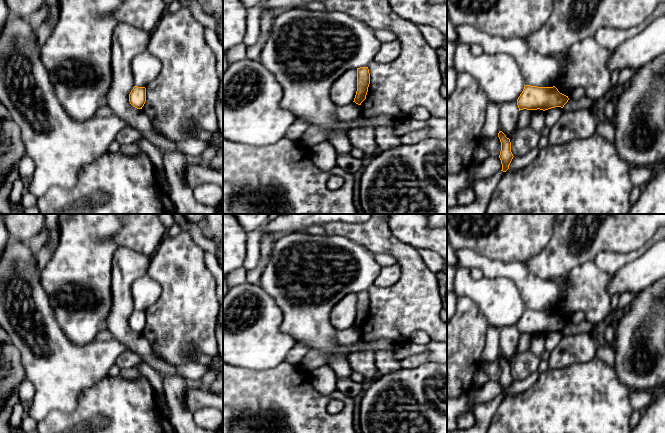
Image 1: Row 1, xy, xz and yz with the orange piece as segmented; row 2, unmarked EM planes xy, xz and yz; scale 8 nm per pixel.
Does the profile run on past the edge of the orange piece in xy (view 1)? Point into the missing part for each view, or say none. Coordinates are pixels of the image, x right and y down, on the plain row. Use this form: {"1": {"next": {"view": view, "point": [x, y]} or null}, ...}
{"1": {"next": null}}

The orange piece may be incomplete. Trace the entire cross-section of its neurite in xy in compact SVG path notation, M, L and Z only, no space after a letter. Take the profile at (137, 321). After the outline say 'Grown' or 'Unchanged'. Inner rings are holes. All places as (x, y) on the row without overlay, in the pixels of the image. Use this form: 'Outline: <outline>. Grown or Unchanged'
Outline: M134 310L129 318L129 326L133 331L142 333L146 326L146 312Z. Unchanged

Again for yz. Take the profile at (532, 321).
Outline: M525 309L522 317L517 323L517 329L520 334L548 334L555 331L563 332L568 326L568 320L560 317L553 311L537 311Z. Unchanged

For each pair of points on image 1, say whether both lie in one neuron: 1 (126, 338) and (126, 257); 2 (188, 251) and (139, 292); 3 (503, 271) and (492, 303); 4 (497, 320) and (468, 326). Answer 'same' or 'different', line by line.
1: same
2: different
3: different
4: different

